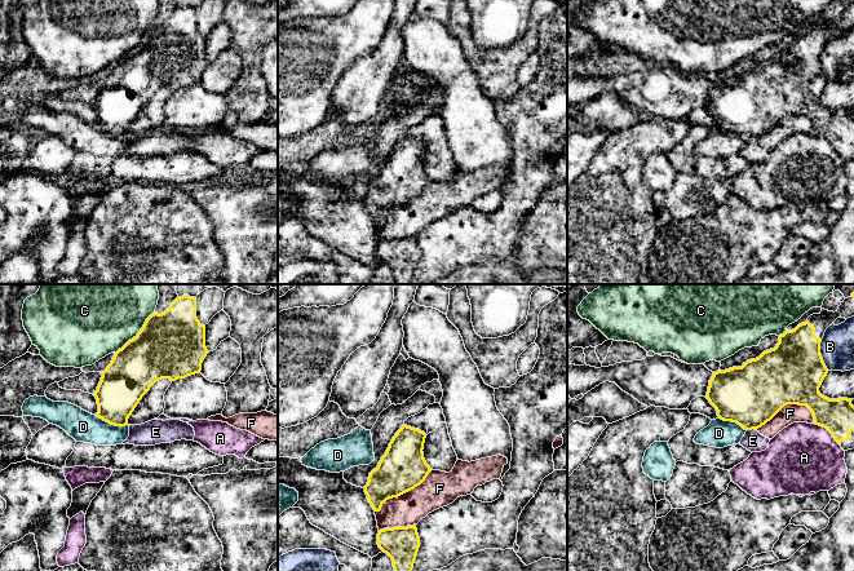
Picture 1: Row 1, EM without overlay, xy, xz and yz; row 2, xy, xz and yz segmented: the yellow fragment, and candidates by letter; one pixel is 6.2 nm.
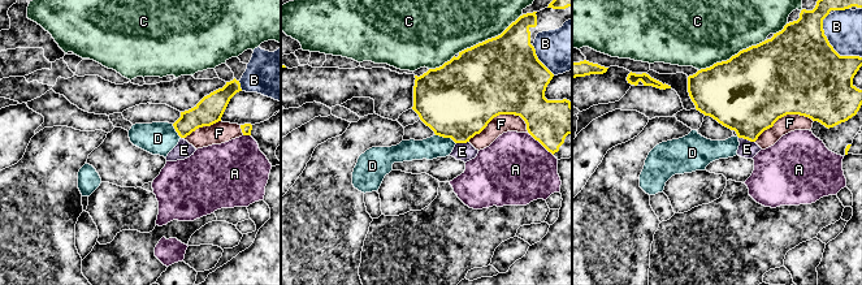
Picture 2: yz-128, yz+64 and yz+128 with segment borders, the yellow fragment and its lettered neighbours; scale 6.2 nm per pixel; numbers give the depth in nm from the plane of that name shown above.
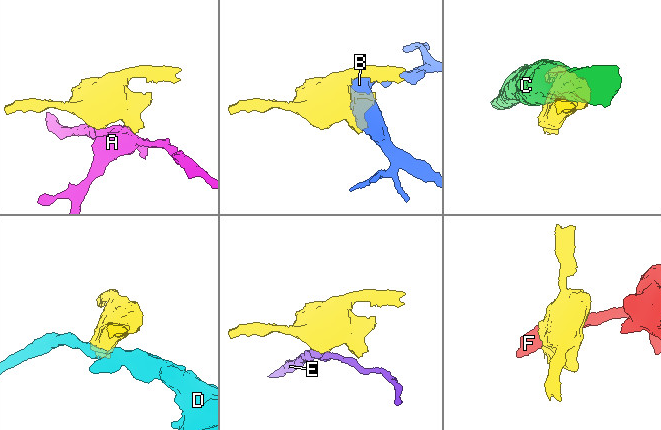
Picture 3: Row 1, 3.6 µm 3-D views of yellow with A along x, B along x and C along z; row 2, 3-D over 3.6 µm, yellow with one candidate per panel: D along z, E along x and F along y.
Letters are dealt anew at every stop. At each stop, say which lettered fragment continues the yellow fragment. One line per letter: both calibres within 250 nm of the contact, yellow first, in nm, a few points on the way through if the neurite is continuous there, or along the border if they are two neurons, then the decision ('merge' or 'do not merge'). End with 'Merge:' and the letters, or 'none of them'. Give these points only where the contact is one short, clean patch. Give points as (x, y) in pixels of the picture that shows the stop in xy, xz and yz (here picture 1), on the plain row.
A: calibres 200 and 440 nm; border yz (813, 133), (823, 137), (839, 155); do not merge
B: calibres 380 and 200 nm; do not merge
C: calibres 420 and 420 nm; do not merge
D: calibres 280 and 190 nm; border xy (96, 127), (115, 136), (127, 136); do not merge
E: calibres 380 and 120 nm; border yz (756, 140), (747, 141); do not merge
F: calibres 380 and 120 nm; do not merge
Merge: none of them

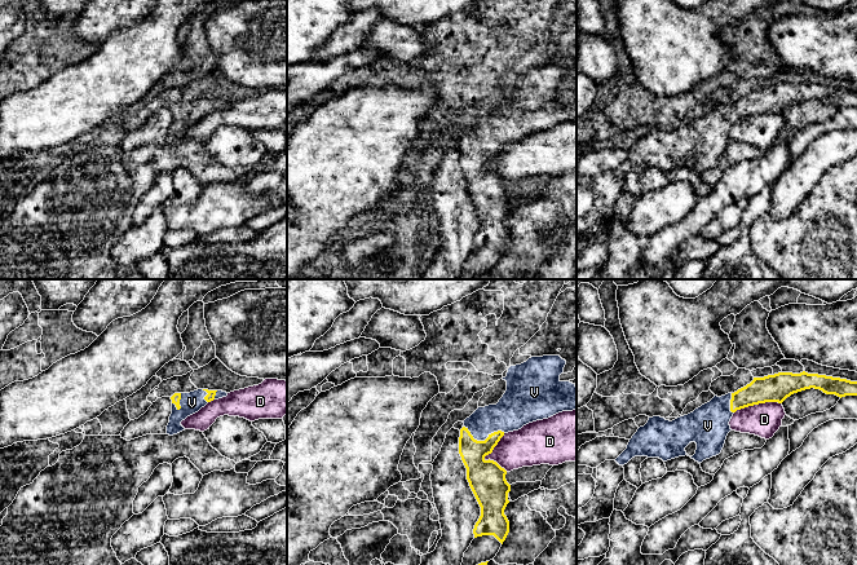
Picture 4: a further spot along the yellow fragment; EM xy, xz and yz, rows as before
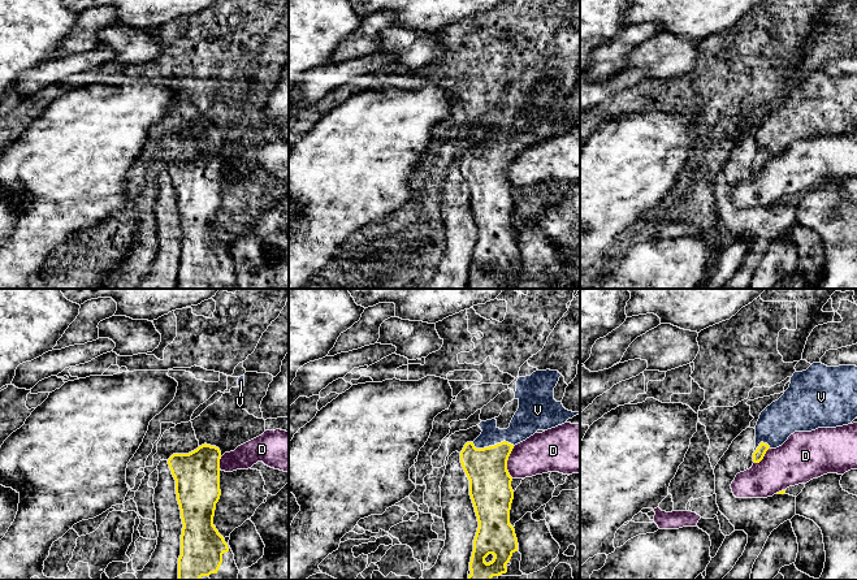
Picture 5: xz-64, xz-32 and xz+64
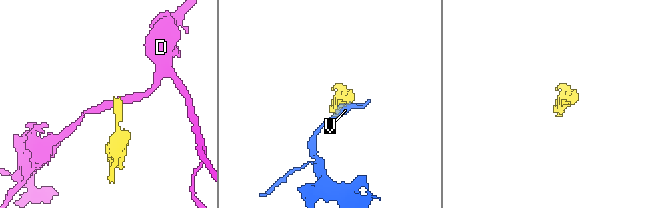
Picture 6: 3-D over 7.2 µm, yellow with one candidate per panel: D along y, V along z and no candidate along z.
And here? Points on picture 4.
D: calibres 220 and 240 nm; border xz (504, 144), (485, 168), (495, 171), (507, 181); do not merge
V: calibres 220 and 220 nm; way xz (486, 189), (480, 182), (485, 150), (512, 122); merge
Merge: V

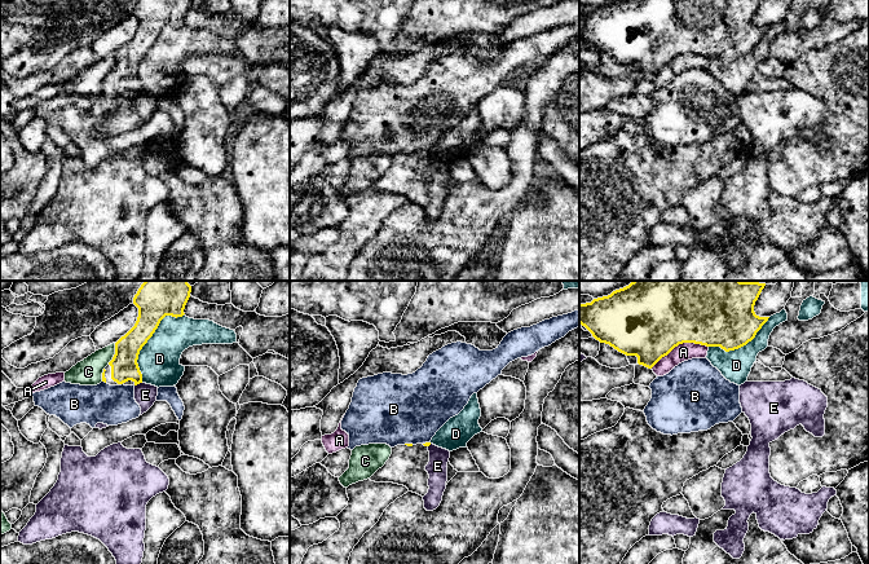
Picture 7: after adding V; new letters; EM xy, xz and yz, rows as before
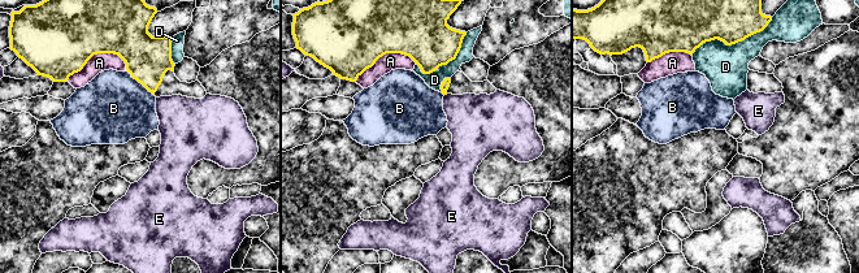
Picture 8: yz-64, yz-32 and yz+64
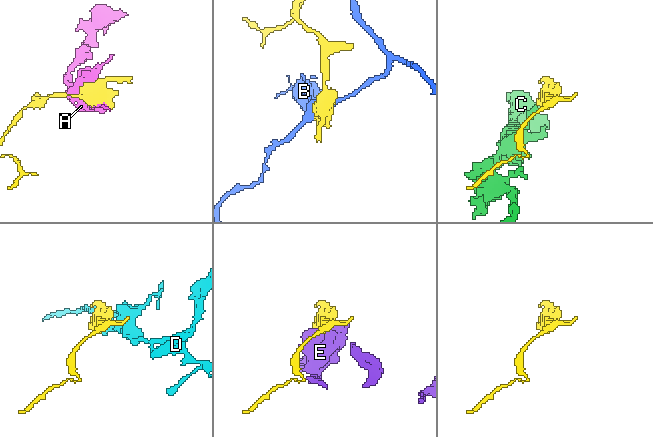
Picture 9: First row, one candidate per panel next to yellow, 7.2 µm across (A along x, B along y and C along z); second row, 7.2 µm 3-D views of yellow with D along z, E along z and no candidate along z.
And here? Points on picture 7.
A: calibres 440 and 110 nm; do not merge
B: calibres 20 and 440 nm; border xz (404, 154), (413, 154); do not merge
C: calibres 170 and 160 nm; border xy (115, 53), (115, 64), (107, 74); do not merge
D: calibres 190 and 260 nm; do not merge
E: calibres 170 and 140 nm; border xy (141, 92), (135, 96); do not merge
Merge: none of them

